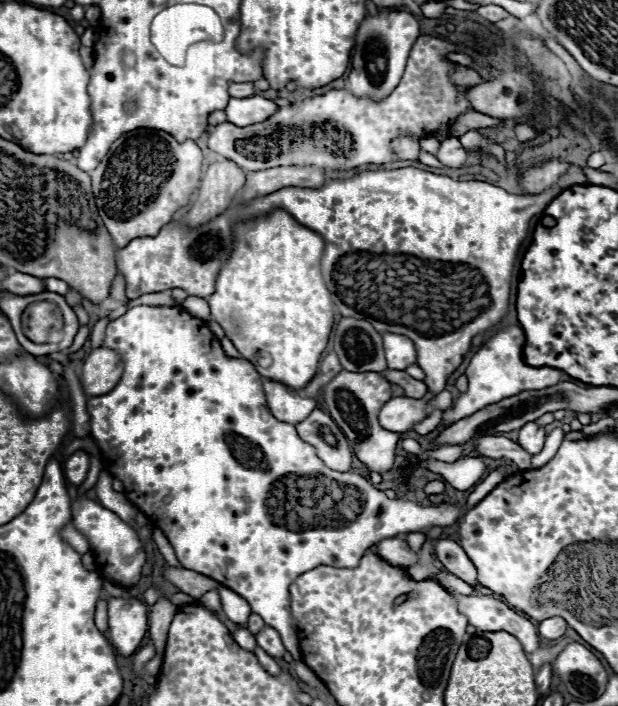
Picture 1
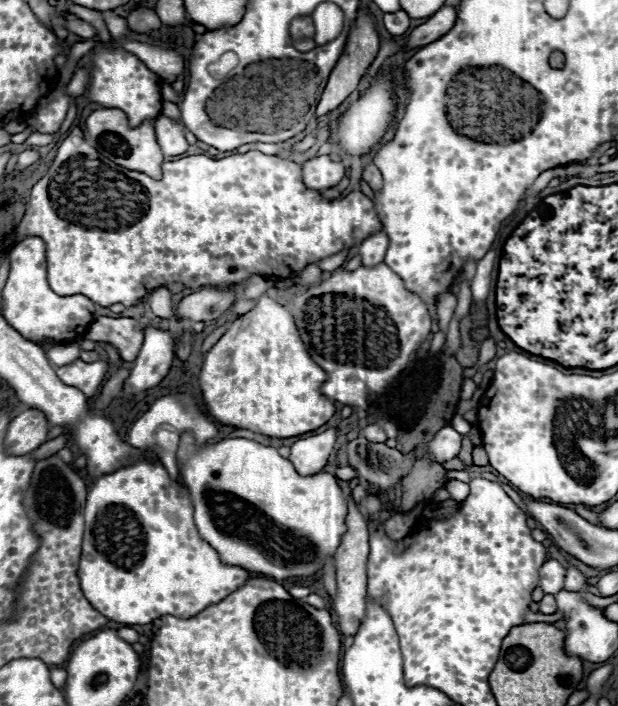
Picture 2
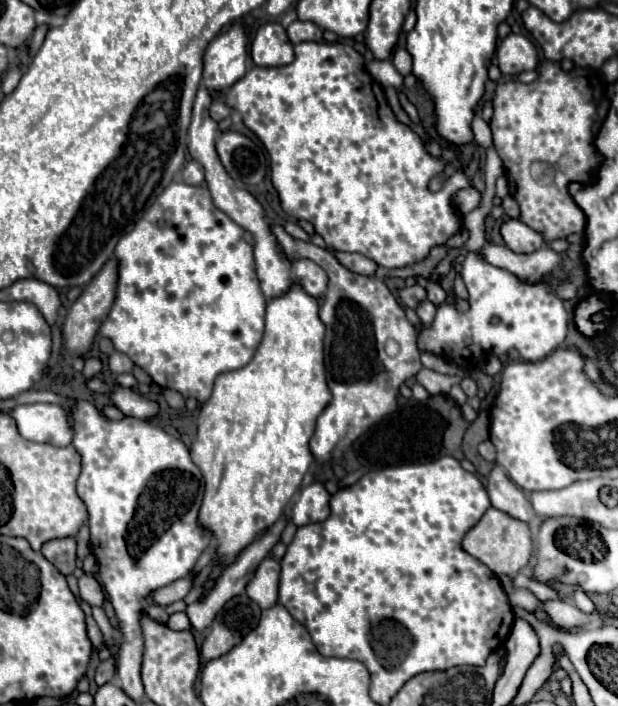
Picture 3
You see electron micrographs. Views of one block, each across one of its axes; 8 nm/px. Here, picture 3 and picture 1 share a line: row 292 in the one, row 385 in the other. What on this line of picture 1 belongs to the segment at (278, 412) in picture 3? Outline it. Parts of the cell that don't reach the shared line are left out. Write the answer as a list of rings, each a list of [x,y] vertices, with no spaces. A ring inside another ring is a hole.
[[[274,210],[264,218],[238,224],[234,238],[234,252],[218,274],[216,292],[208,298],[212,320],[224,328],[238,352],[256,364],[256,370],[264,378],[280,382],[292,390],[302,390],[316,376],[320,356],[334,326],[330,292],[320,274],[324,240],[316,232],[300,226],[286,210]]]

